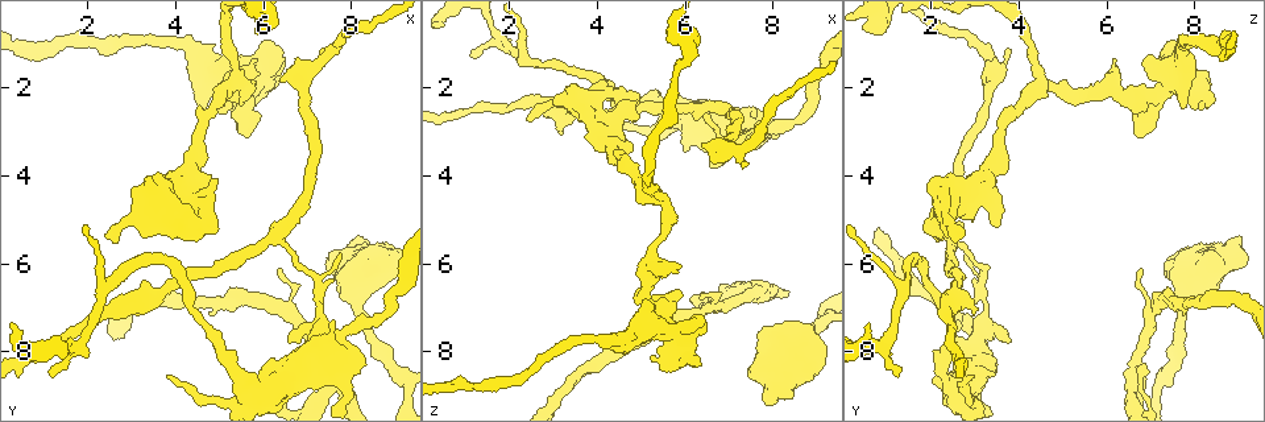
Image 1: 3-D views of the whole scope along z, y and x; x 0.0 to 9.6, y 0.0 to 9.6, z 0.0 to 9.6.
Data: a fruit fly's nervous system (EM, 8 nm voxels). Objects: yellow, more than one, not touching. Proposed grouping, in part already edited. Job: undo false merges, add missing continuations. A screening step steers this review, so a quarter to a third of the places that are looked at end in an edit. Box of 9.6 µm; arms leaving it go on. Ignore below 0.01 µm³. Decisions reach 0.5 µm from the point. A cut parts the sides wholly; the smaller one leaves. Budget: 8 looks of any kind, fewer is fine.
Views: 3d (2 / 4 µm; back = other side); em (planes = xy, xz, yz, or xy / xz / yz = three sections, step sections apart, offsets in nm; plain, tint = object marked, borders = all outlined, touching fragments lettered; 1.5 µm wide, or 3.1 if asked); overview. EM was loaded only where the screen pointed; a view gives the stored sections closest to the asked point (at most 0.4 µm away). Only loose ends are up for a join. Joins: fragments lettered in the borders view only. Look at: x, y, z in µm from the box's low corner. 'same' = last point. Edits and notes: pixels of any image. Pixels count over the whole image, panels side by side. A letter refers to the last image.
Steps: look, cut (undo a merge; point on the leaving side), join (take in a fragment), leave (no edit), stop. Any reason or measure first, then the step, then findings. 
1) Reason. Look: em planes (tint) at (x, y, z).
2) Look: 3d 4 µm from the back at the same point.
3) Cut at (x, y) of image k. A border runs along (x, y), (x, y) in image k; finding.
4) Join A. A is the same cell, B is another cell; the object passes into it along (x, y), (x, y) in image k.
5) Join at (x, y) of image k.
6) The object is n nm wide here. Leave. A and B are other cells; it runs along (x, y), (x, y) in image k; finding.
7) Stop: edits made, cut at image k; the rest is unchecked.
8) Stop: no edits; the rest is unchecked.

Tapers out. Look: 3d 4 µm at (6.45, 6.20, 6.90).

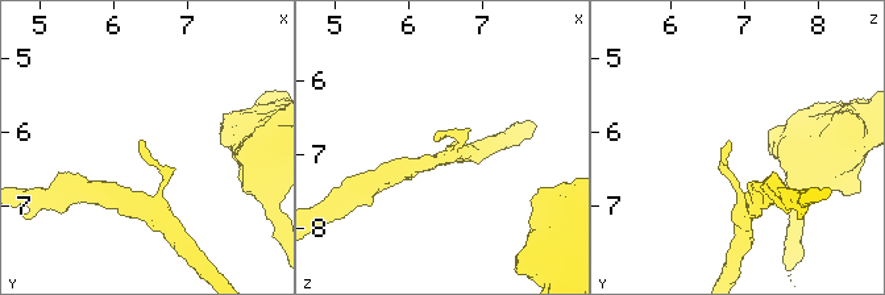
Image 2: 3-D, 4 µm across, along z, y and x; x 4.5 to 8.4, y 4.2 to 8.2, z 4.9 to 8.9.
Now the EM. Look: em planes (borders) at (6.40, 6.15, 6.85).

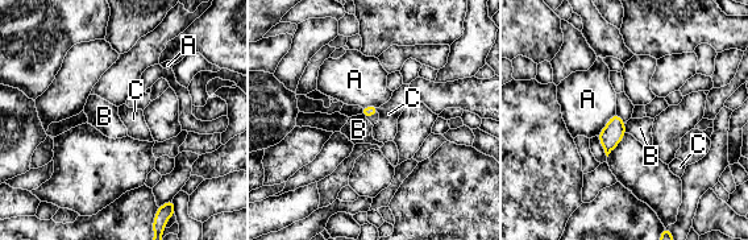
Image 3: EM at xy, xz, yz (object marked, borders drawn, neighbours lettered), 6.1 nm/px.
The longest contact is with A, 190 nm. Leave. A, B and C are other cells; a border runs along (377, 108), (378, 112) in image 3; no lettered fragment goes on from it.

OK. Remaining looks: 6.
Look: 3d 2 µm at (7.70, 8.65, 6.60).

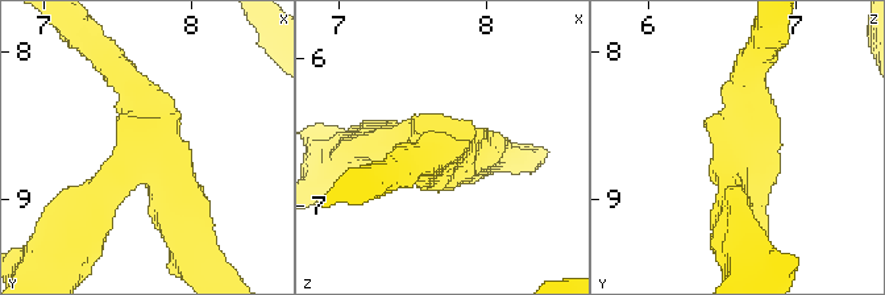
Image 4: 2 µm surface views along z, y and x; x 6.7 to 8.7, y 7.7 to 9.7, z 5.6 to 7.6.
3 arms meet here; the arms are 240, 240, 300 nm wide; now the EM. Look: em planes (plain) at (7.64, 8.68, 6.62).

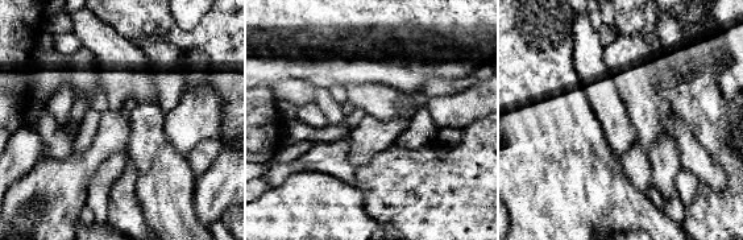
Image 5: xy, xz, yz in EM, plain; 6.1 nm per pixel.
What lies round it. Look: em planes (borders) at the same point.

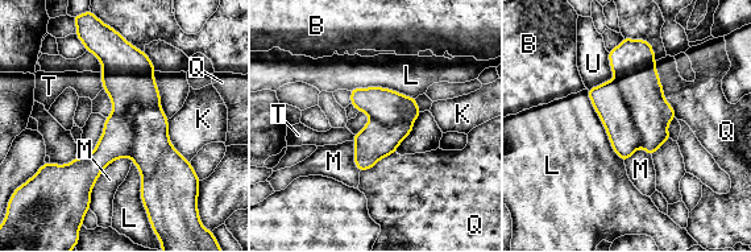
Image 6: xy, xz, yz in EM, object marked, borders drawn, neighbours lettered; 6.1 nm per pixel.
Cut at (116, 140) of image 6. B, K, L, M, Q, T and U are other cells; a border runs along (136, 103), (128, 156) in image 6; a second neuron is stuck on.

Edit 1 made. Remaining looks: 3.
Three arms meet. Look: 3d 4 µm at (7.25, 7.05, 3.20).

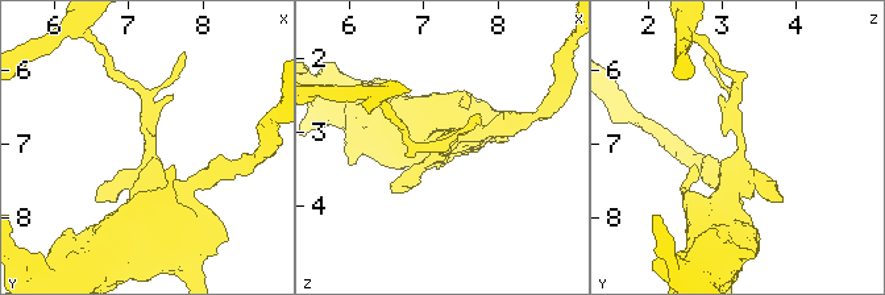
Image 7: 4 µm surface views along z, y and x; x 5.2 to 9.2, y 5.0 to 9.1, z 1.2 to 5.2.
3 arms meet here; the arms are 180, 200, 440 nm wide; need the tissue. Look: em planes (borders) at (7.30, 7.05, 3.25).

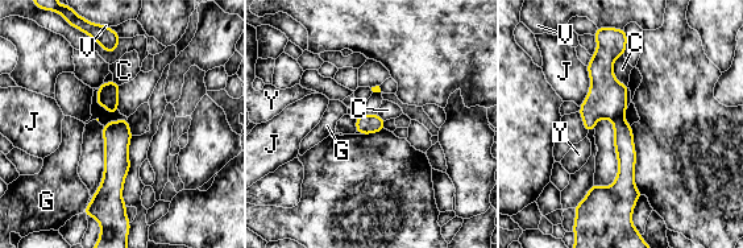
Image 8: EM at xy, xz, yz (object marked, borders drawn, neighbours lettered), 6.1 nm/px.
Cut at (606, 98) of image 8. C, G, J, V and Y are other cells; a border runs along (623, 116), (613, 122) in image 8; a second neuron is stuck on.

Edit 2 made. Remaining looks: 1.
Stop: edits made, cut at image 6, cut at image 8; the rest is unchecked.

